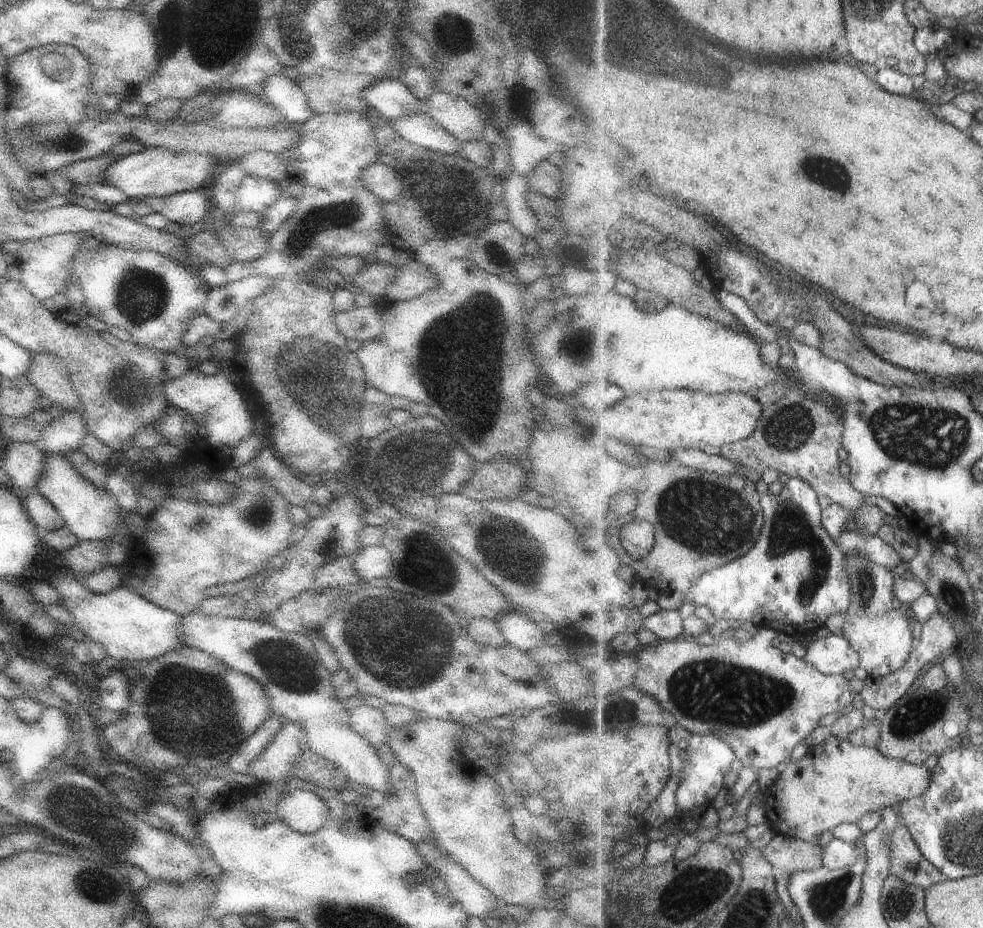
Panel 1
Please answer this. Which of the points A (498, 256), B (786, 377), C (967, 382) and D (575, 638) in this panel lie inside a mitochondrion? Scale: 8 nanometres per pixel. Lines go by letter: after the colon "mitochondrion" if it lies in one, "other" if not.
A: other
B: other
C: other
D: other

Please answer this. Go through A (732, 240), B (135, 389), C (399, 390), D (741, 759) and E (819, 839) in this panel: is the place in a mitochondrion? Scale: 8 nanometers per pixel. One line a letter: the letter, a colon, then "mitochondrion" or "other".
A: other
B: mitochondrion
C: other
D: other
E: other

